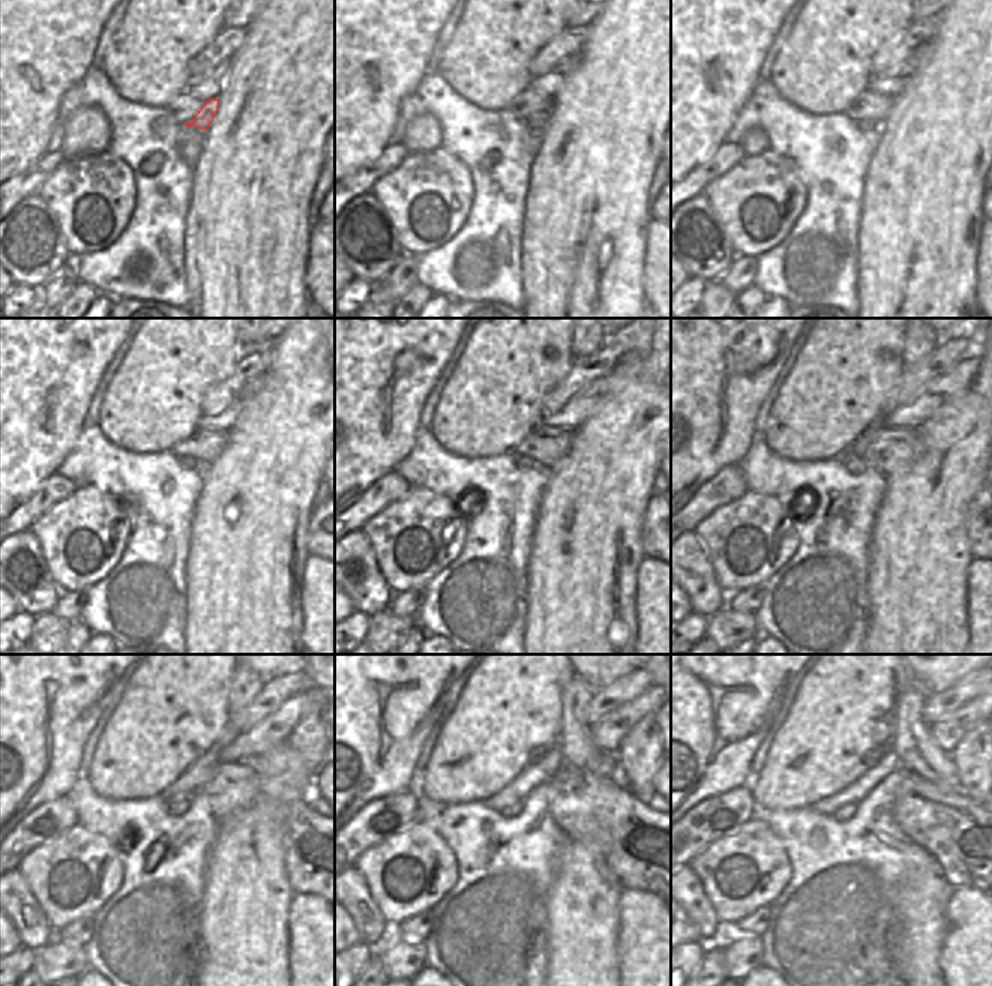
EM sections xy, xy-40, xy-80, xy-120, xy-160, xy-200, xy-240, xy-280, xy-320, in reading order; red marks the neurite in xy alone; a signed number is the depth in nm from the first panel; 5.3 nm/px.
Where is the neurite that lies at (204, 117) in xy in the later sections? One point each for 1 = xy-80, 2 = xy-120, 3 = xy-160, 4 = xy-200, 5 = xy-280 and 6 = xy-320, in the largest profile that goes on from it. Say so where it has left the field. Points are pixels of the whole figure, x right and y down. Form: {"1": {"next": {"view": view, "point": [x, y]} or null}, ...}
{"1": {"next": {"view": "xy-80", "point": [872, 128]}}, "2": {"next": {"view": "xy-120", "point": [188, 462]}}, "3": {"next": {"view": "xy-160", "point": [523, 462]}}, "4": {"next": {"view": "xy-200", "point": [854, 464]}}, "5": {"next": {"view": "xy-280", "point": [512, 811]}}, "6": {"next": {"view": "xy-320", "point": [848, 811]}}}

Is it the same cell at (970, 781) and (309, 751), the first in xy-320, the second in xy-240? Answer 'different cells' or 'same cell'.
same cell

